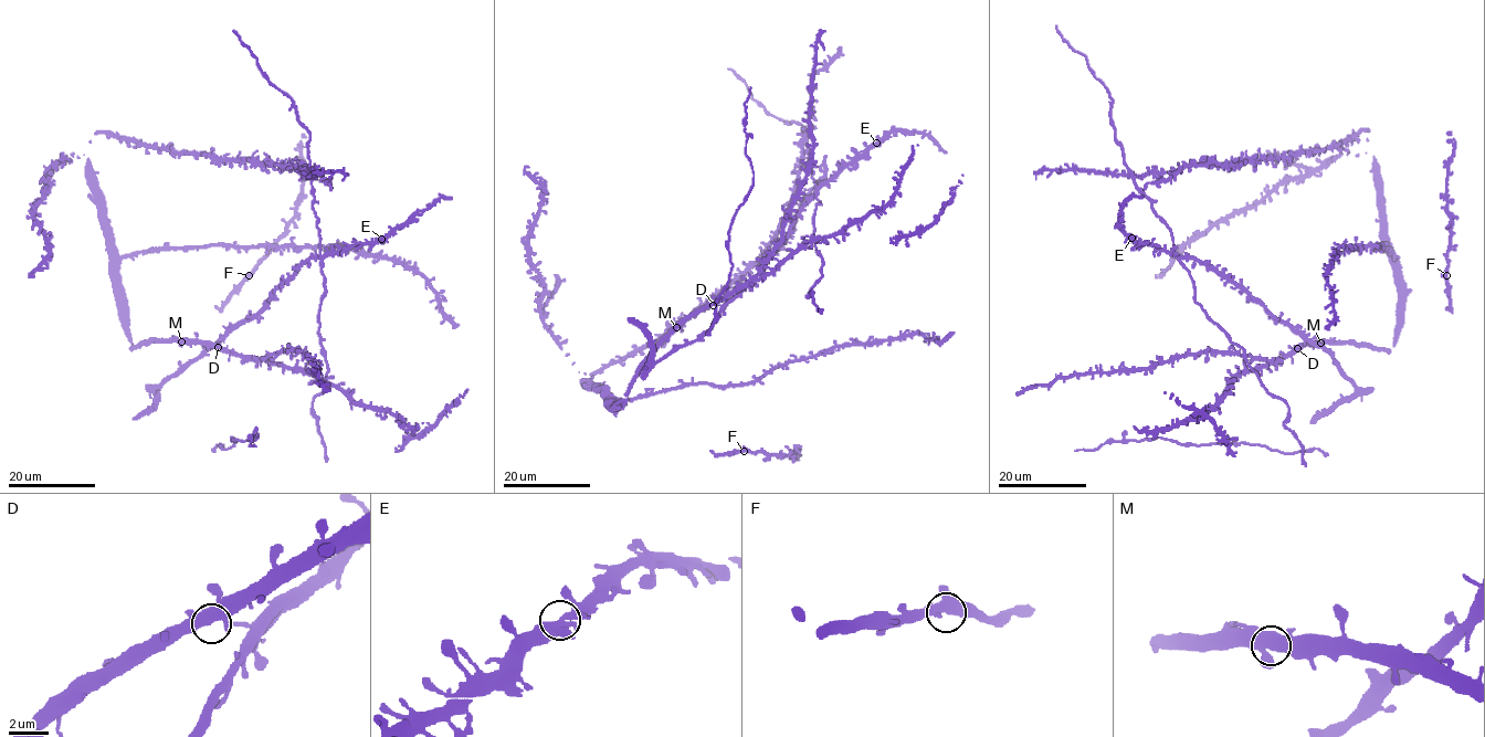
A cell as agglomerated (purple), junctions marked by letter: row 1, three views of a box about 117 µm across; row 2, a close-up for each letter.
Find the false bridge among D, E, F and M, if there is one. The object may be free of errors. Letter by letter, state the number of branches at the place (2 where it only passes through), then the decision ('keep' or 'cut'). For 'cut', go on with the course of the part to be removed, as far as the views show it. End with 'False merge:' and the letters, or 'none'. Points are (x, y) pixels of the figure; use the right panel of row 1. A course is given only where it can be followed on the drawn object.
D: 3 branches meet; keep
E: 3 branches meet; keep
F: 3 branches meet; keep
M: 3 branches meet; keep
False merge: none

